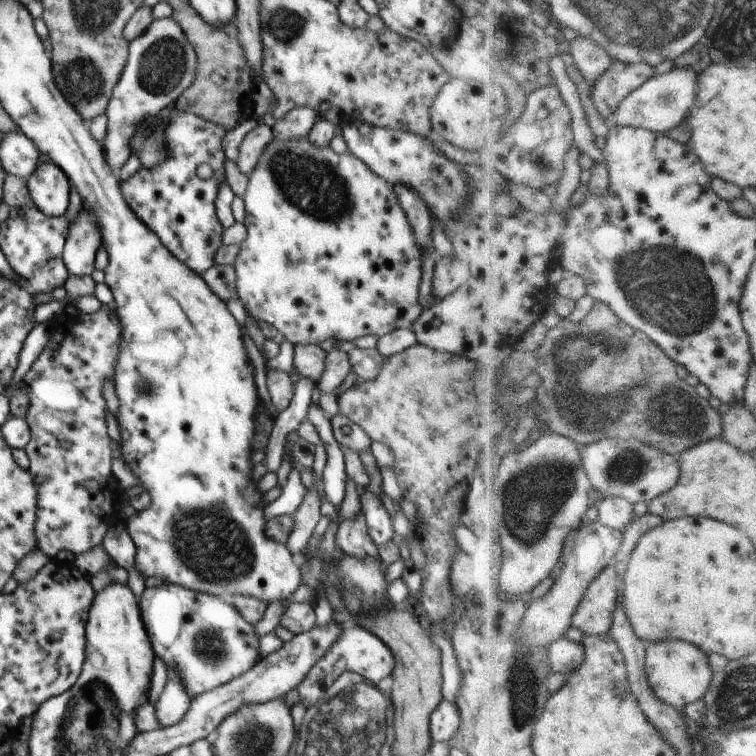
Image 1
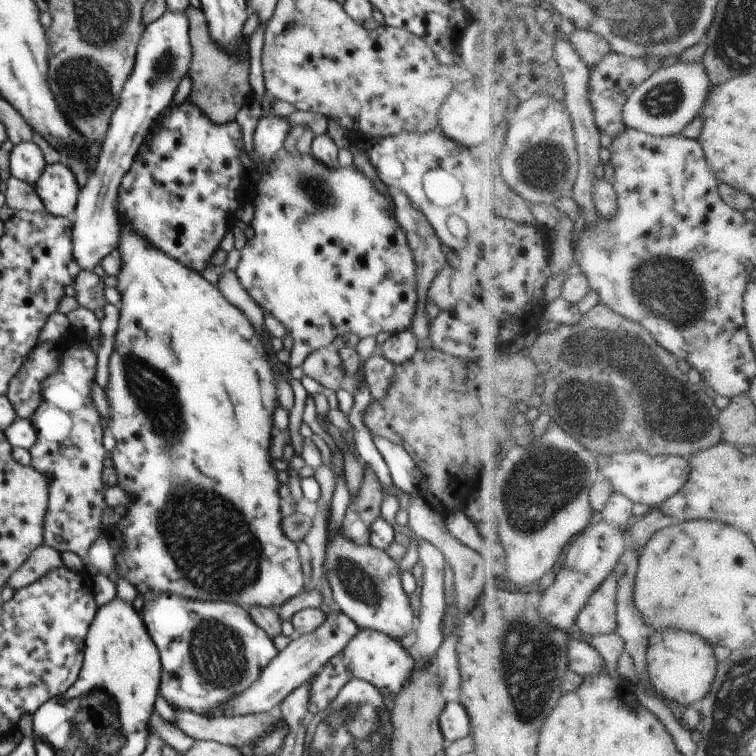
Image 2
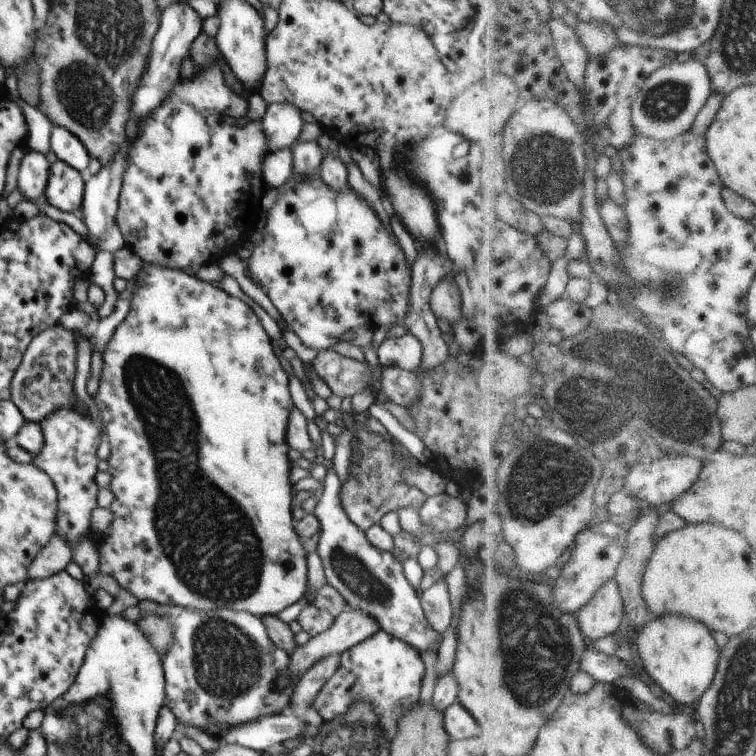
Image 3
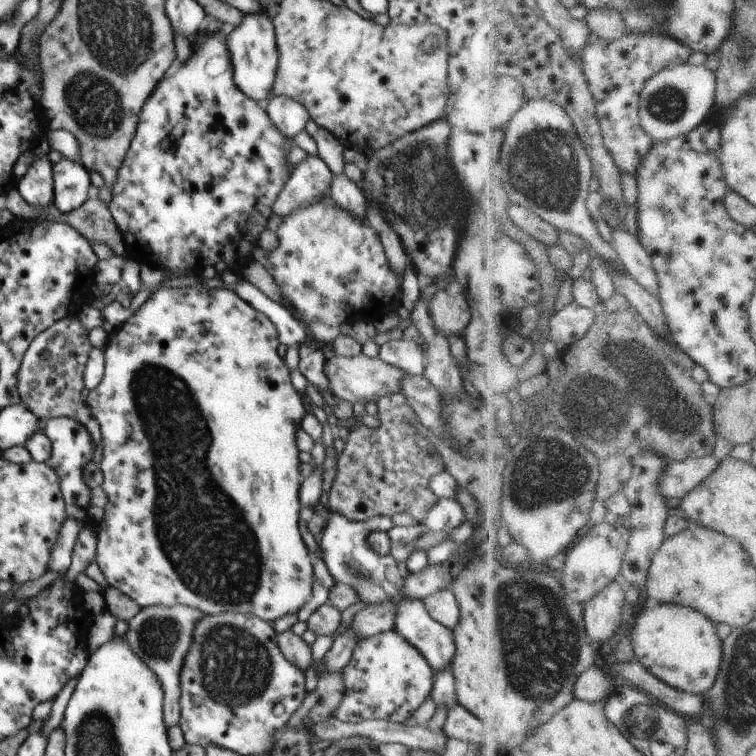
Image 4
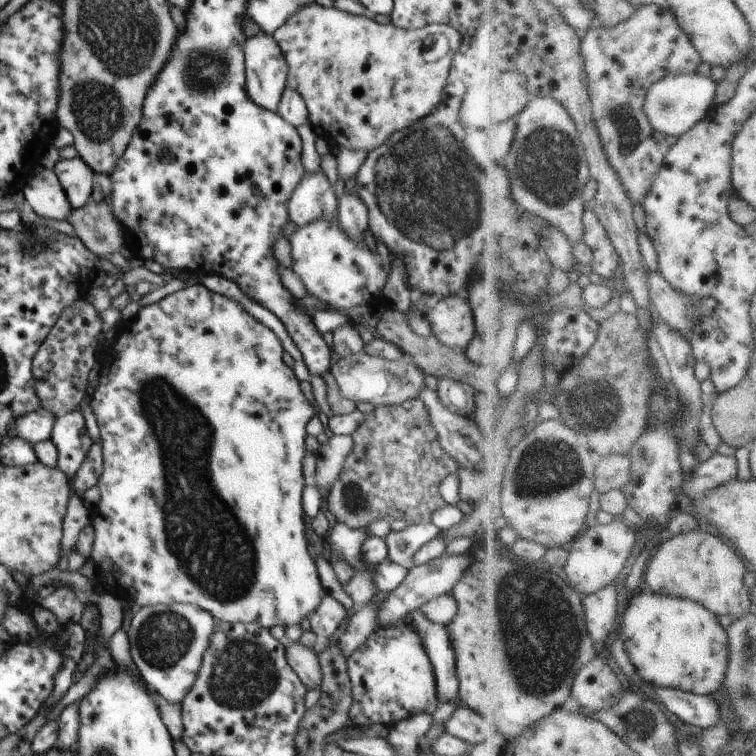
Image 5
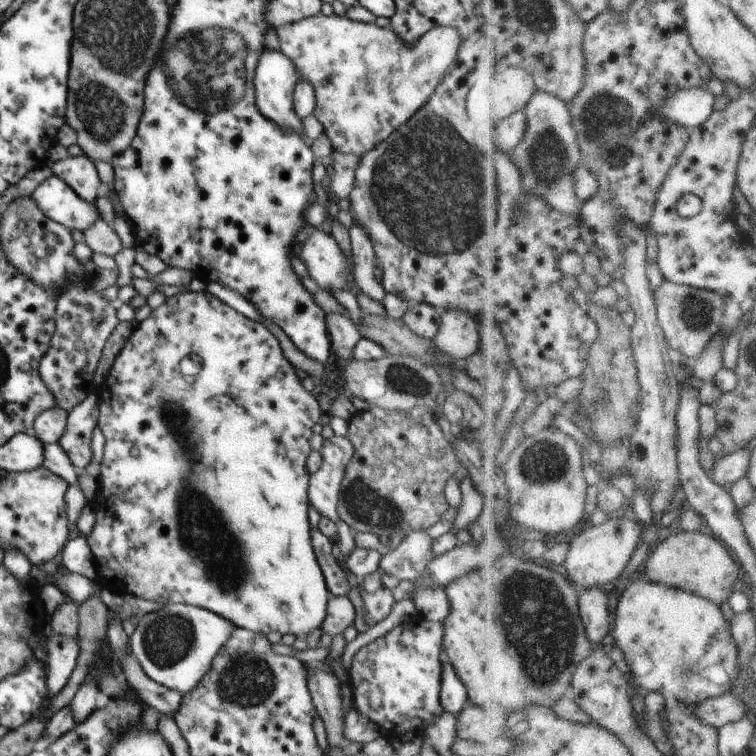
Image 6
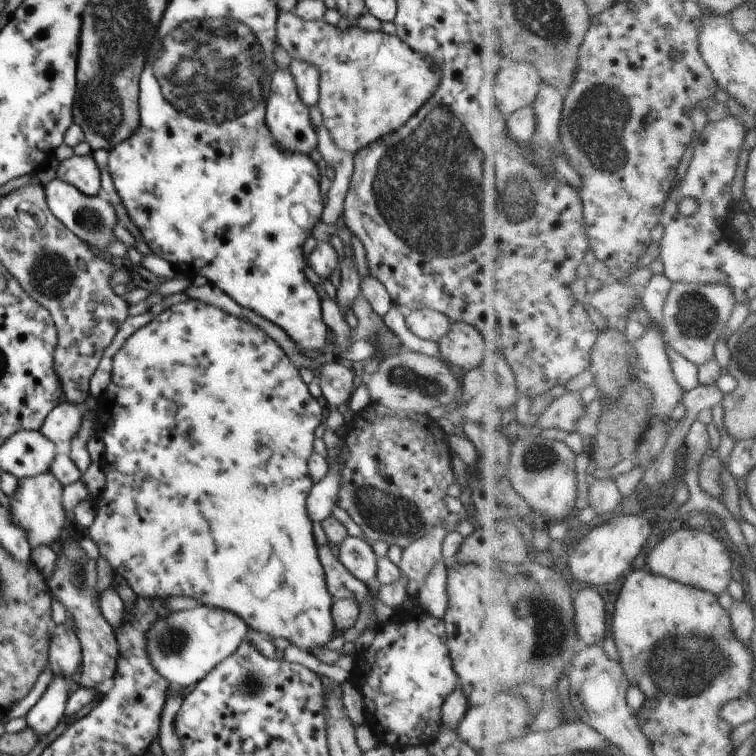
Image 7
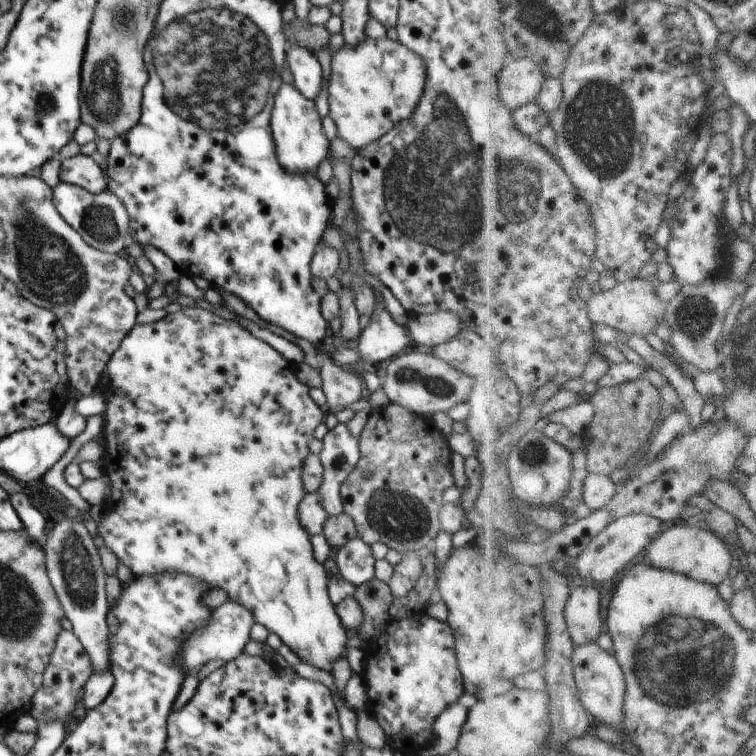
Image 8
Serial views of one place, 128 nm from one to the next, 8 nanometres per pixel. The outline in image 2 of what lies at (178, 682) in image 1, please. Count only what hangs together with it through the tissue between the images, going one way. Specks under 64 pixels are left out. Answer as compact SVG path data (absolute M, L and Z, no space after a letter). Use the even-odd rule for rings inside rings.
M174 708L174 712L176 712L174 726L191 738L231 745L245 752L278 726L278 720L272 714L246 714L246 716L216 716L216 718L208 718L190 710Z

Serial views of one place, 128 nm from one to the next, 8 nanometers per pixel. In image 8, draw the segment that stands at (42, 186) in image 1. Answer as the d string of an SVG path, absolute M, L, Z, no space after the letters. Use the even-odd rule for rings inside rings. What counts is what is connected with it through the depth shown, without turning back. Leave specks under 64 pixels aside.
M82 152L61 161L59 179L60 183L76 185L94 194L107 189L105 172L90 155Z

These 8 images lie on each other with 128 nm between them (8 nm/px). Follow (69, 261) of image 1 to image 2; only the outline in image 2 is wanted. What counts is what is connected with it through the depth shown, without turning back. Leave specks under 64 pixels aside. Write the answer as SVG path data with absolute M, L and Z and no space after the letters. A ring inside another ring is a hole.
M166 12L144 28L134 68L124 82L116 110L102 143L98 165L80 189L72 219L72 258L81 270L93 271L120 242L117 210L118 186L134 165L135 156L145 142L153 124L171 106L173 95L184 76L188 76L193 56L188 36L188 18L184 12Z

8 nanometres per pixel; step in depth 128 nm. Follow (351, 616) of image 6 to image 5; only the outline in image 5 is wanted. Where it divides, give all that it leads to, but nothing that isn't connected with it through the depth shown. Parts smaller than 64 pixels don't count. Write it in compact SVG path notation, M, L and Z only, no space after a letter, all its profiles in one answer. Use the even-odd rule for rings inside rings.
M327 592L323 594L322 601L313 614L310 614L311 631L329 640L335 638L345 626L348 616L347 612L332 596Z

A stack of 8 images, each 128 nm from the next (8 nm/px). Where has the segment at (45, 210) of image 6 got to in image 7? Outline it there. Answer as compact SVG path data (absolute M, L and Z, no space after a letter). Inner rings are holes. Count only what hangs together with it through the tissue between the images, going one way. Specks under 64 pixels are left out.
M58 178L44 185L48 208L53 215L71 230L78 238L88 245L96 246L98 250L107 253L108 247L115 240L114 229L120 224L114 206L104 193L89 197L81 193L75 186Z

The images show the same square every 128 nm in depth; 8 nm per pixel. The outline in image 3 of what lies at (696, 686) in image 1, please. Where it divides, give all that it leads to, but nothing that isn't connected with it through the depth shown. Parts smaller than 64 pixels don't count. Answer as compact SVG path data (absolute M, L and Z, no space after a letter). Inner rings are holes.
M662 616L654 619L639 634L638 642L645 670L666 694L679 704L694 704L711 690L718 674L722 651L712 630L704 622L684 616Z

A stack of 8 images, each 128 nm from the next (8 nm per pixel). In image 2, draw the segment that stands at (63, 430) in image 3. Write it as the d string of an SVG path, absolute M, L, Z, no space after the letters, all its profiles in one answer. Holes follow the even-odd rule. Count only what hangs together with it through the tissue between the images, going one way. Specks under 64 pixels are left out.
M74 332L74 337L71 339L65 338L63 342L59 341L59 345L61 345L61 354L60 354L60 366L58 366L58 370L54 370L52 374L48 376L48 378L44 378L44 383L42 386L42 403L34 414L32 414L31 423L34 426L34 430L36 430L37 440L34 446L30 448L31 454L31 466L37 472L40 472L44 477L48 478L49 486L48 486L48 508L46 508L46 515L44 516L44 543L43 545L50 546L50 548L54 548L54 550L58 550L58 552L73 552L77 554L80 559L82 559L82 563L85 565L88 563L88 552L92 547L92 544L96 542L96 538L100 536L104 532L104 524L102 524L102 515L108 505L105 501L105 492L108 489L104 486L104 482L102 481L102 472L105 466L108 464L108 460L106 458L106 450L104 449L103 444L103 436L104 430L102 429L101 416L92 401L92 384L94 384L95 376L97 372L97 354L100 346L100 335L98 336L98 340L90 340L90 336L85 336L84 334L76 334Z

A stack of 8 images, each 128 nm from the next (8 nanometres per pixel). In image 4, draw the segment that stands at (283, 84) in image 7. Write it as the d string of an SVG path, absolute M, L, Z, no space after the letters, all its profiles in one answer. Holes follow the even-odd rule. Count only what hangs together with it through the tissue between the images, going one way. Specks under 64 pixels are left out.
M264 13L246 14L240 26L234 26L226 35L226 48L232 62L234 82L248 98L261 105L267 103L272 92L278 66L278 50L276 50L275 29L271 19Z

